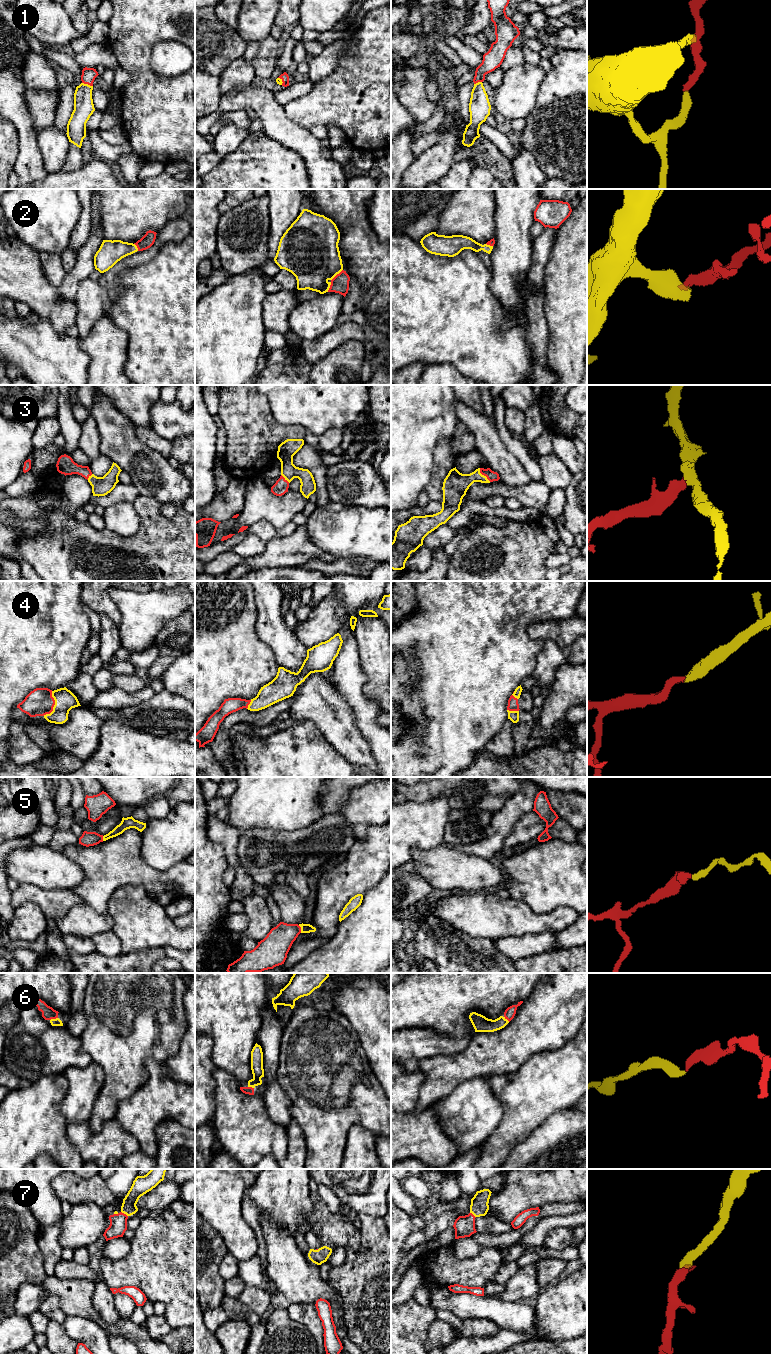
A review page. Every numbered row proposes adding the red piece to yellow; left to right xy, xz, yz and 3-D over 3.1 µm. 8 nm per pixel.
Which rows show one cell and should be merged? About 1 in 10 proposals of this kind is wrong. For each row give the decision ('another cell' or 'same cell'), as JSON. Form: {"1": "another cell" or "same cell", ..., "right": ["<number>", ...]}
{"1": "same cell", "2": "same cell", "3": "same cell", "4": "same cell", "5": "same cell", "6": "same cell", "7": "same cell", "right": ["1", "2", "3", "4", "5", "6", "7"]}

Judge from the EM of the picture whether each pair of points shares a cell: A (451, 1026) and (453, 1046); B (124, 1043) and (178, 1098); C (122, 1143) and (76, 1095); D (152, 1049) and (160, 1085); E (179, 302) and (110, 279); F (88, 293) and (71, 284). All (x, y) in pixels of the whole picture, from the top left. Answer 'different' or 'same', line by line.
A: different
B: different
C: different
D: different
E: different
F: different

